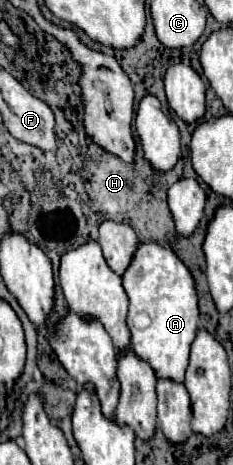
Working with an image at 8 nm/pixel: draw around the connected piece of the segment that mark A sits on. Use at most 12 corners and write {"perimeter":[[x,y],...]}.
{"perimeter":[[139,245],[123,287],[137,357],[183,381],[195,283],[171,249]]}

